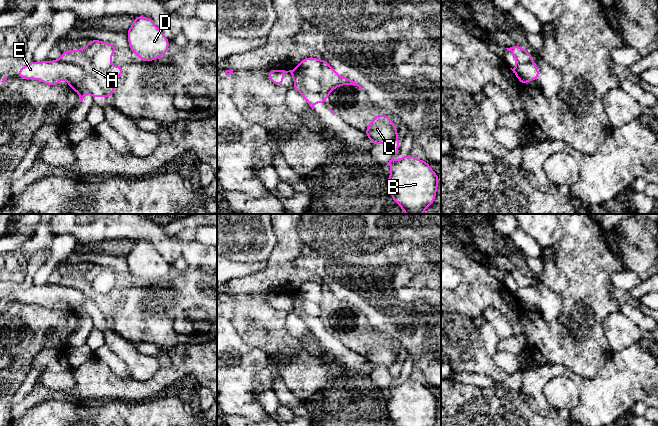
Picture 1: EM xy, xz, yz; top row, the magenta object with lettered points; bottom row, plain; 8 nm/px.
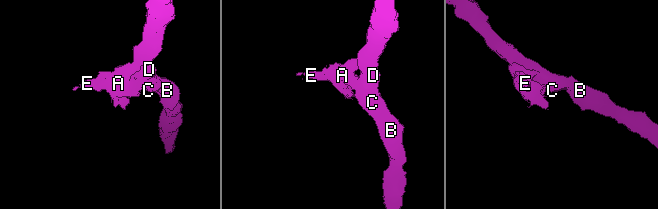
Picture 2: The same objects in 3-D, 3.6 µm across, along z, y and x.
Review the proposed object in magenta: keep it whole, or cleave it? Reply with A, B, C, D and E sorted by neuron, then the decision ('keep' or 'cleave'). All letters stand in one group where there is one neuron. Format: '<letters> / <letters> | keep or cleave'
A B C D E | keep

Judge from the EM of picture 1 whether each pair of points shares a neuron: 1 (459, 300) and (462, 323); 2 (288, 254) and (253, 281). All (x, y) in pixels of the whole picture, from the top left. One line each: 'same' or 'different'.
1: different
2: same

